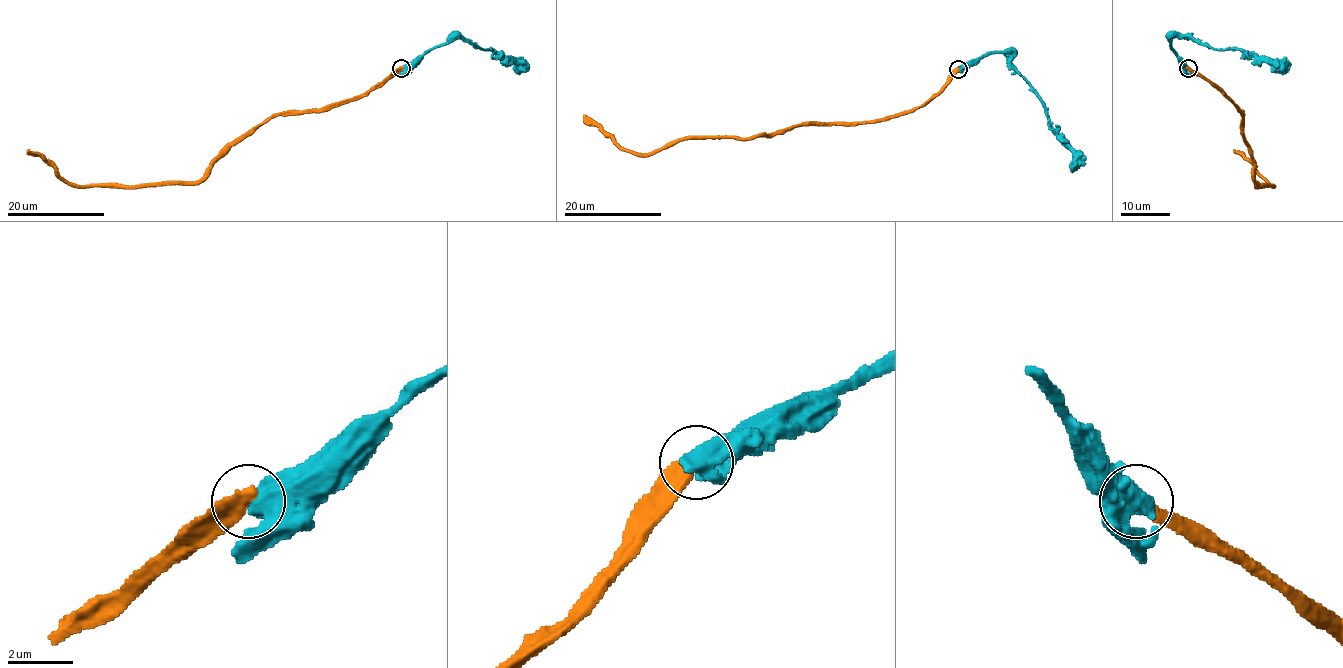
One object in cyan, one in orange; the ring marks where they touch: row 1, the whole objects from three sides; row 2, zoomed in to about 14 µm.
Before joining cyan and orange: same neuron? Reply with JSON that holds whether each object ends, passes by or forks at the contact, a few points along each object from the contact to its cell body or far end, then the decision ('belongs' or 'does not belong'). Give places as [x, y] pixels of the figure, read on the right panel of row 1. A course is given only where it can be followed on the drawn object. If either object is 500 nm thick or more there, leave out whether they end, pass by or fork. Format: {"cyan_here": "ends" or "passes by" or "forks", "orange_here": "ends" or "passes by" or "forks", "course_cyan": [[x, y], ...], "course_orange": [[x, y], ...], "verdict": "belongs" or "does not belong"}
{"course_cyan": [[1188, 69], [1171, 46], [1176, 35], [1191, 35], [1212, 49], [1240, 49], [1254, 52], [1271, 64], [1290, 66]], "course_orange": [[1188, 68], [1204, 75], [1239, 110], [1243, 136], [1254, 163], [1254, 179], [1257, 186], [1272, 185], [1233, 150]], "verdict": "does not belong"}

